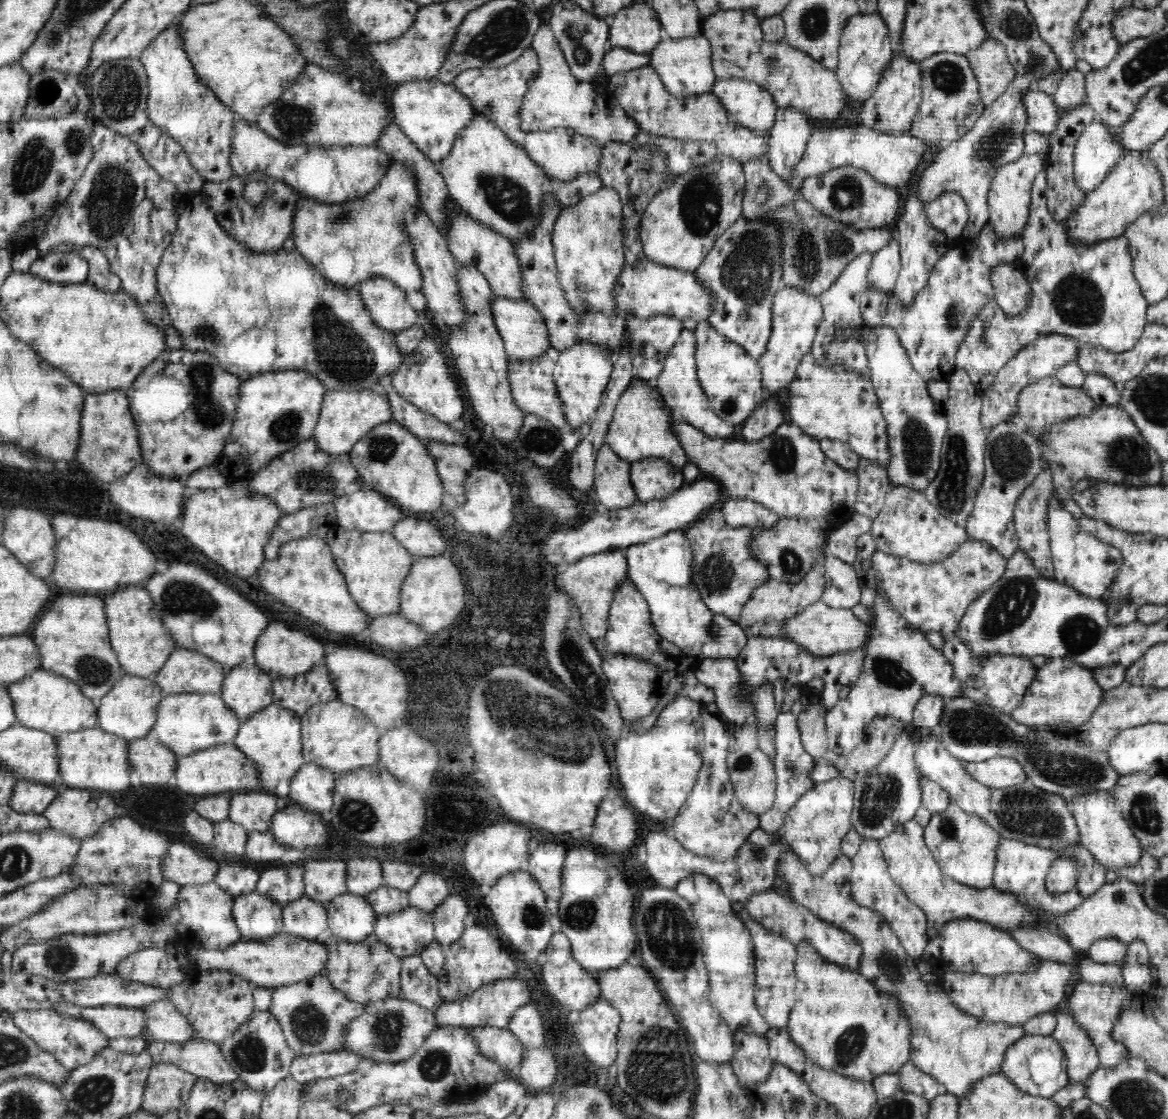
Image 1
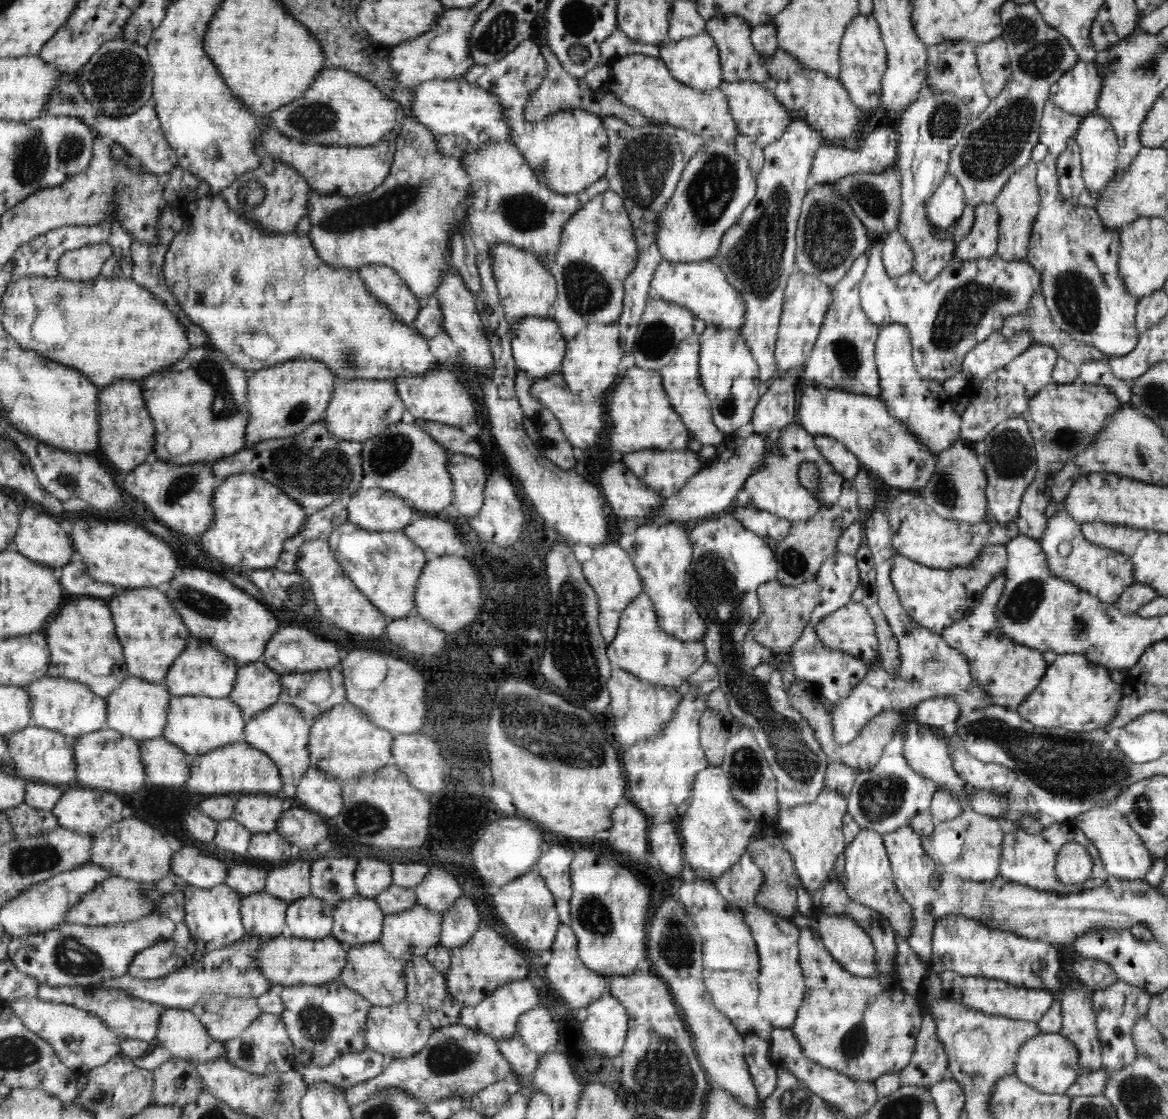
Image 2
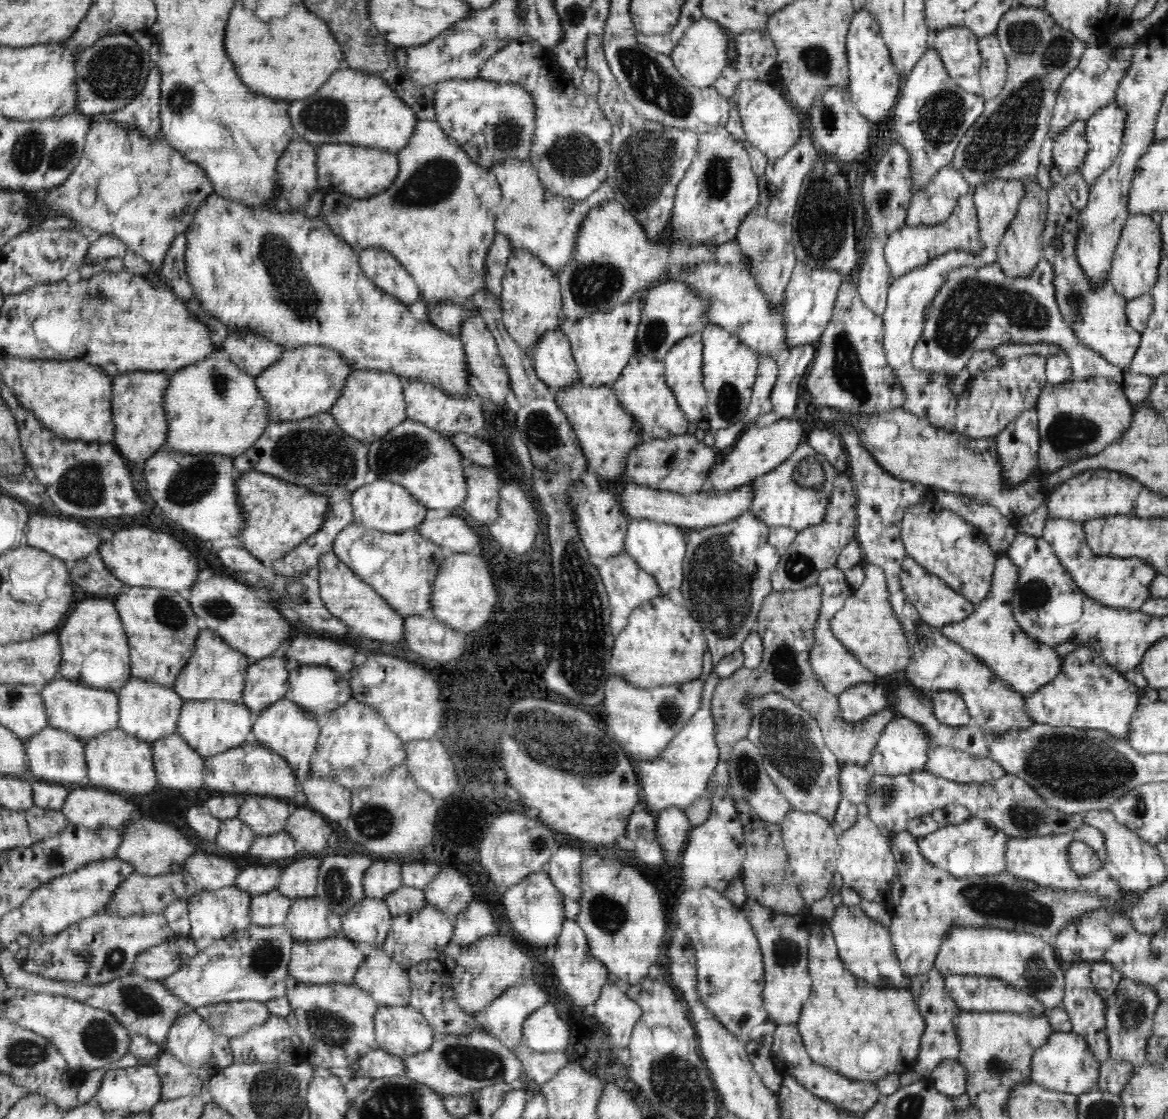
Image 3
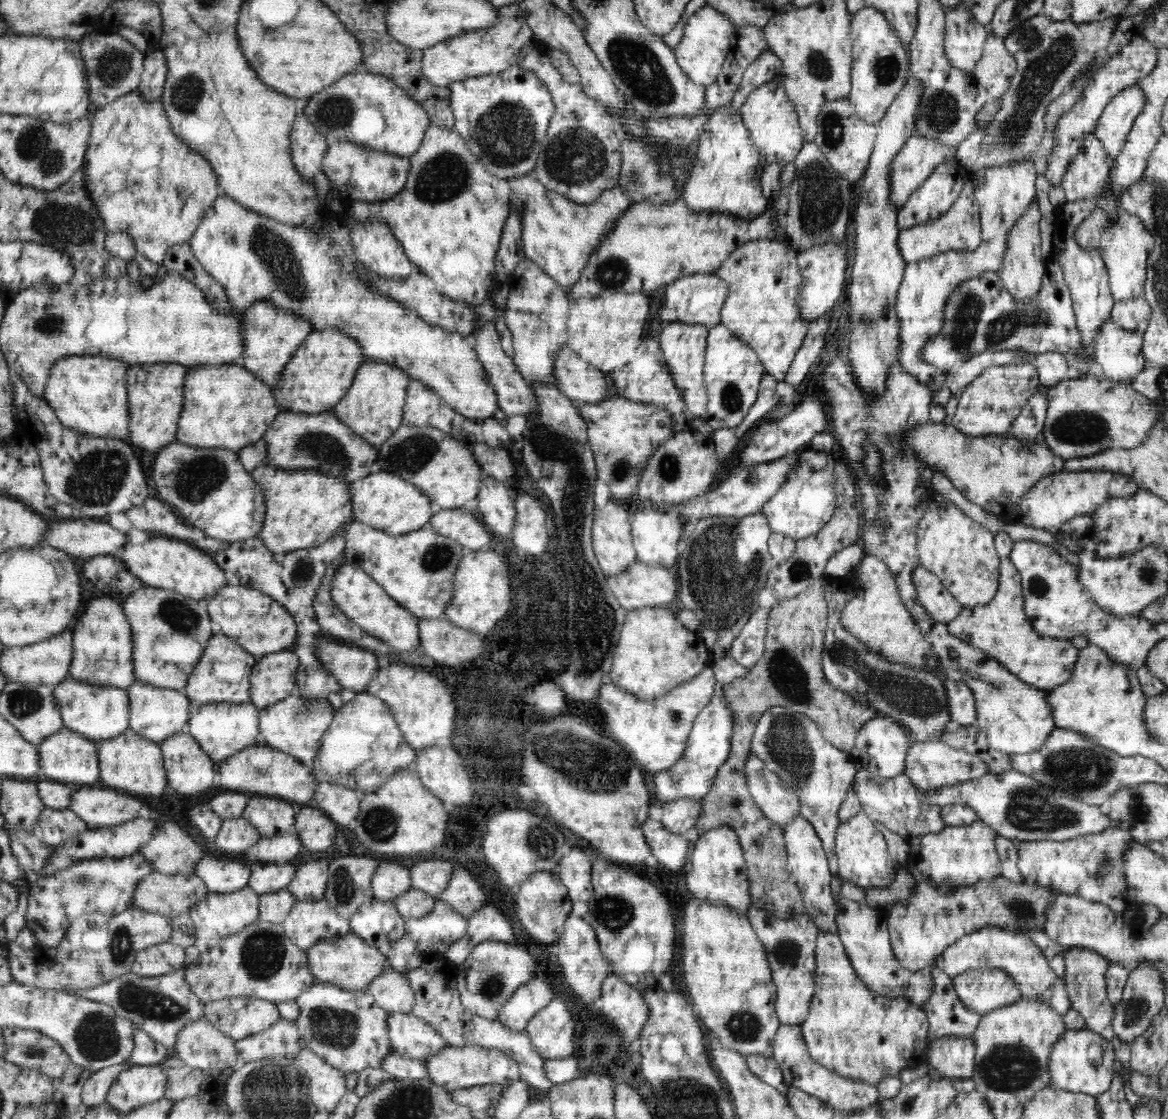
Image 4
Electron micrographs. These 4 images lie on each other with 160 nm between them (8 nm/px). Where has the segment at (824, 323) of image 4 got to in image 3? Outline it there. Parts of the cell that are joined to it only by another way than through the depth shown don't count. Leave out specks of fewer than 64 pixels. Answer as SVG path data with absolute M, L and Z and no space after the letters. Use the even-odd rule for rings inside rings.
M814 342L790 348L786 362L779 367L771 394L772 409L779 418L794 416L798 406L798 390L808 366L814 360L815 348Z

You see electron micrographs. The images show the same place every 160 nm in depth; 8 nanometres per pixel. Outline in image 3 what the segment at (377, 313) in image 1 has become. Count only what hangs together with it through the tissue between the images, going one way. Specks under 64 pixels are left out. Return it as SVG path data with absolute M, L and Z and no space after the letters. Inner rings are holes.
M368 246L358 253L364 275L372 279L378 289L407 306L419 299L421 293L416 281L390 251L379 246Z

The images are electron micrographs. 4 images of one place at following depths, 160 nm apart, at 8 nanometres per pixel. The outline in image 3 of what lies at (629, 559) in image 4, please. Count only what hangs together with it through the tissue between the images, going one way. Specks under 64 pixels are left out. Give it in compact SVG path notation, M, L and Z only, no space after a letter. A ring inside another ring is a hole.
M582 482L576 485L571 492L573 492L571 494L571 498L573 498L571 508L573 508L573 514L577 516L580 539L582 539L584 547L588 548L593 565L599 567L605 560L624 552L627 526L631 518L623 510L618 496L608 493L608 491L600 489L594 494Z

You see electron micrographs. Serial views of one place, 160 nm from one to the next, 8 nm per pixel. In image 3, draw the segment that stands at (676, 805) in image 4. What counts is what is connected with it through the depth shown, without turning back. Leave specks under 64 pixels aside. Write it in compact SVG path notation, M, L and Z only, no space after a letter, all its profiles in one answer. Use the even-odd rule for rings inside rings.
M669 807L658 812L657 837L667 852L680 852L691 830L686 812Z

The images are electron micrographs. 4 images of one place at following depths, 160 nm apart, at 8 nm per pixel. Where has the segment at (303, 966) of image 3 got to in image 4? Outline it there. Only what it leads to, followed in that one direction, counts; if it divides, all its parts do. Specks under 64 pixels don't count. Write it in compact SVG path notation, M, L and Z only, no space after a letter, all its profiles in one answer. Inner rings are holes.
M352 931L334 942L312 946L307 950L307 957L311 973L317 982L332 983L349 991L368 990L370 983L390 967L386 954Z

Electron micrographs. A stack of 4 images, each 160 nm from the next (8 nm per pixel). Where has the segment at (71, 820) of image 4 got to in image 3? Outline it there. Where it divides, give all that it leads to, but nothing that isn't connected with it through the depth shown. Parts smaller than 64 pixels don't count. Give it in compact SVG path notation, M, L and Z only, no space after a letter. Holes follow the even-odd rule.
M32 806L26 809L24 815L30 827L30 833L36 841L44 841L48 838L56 838L70 824L66 815L60 810L50 808L40 808Z

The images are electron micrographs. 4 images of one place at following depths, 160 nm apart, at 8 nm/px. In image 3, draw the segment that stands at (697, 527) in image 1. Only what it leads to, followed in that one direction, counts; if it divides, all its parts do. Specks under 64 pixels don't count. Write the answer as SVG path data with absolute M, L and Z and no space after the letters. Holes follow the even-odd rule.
M746 511L741 517L710 526L704 530L686 531L686 552L682 566L683 604L690 616L701 624L707 638L707 646L711 650L711 664L717 664L728 655L740 649L742 640L748 632L756 628L757 616L762 608L763 600L772 591L770 576L776 568L781 555L769 542L769 526L752 511ZM778 693L755 696L750 702L750 708L753 712L753 719L747 739L760 750L764 757L763 766L766 773L774 782L774 785L778 787L778 790L788 799L791 809L822 816L825 822L835 827L836 812L842 800L840 772L842 772L843 765L825 743L817 719L811 714L806 714L806 711Z

